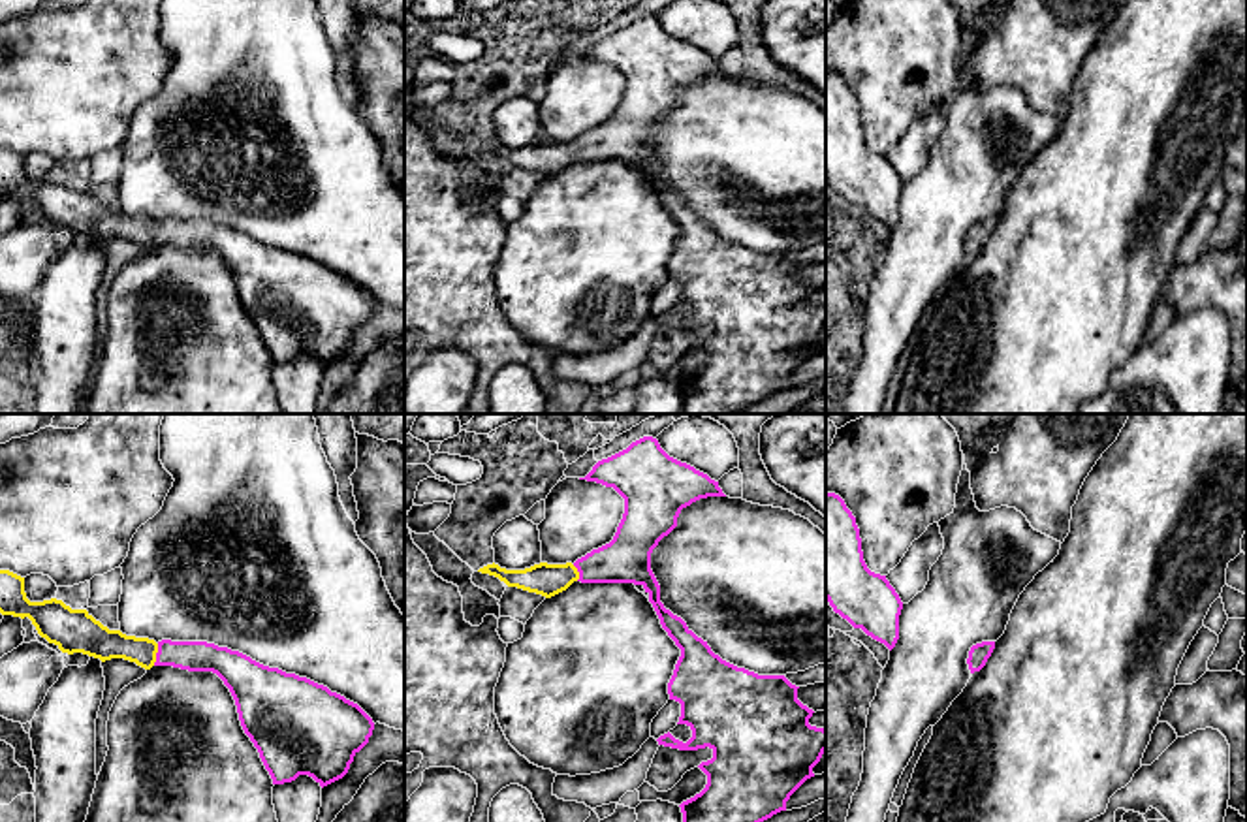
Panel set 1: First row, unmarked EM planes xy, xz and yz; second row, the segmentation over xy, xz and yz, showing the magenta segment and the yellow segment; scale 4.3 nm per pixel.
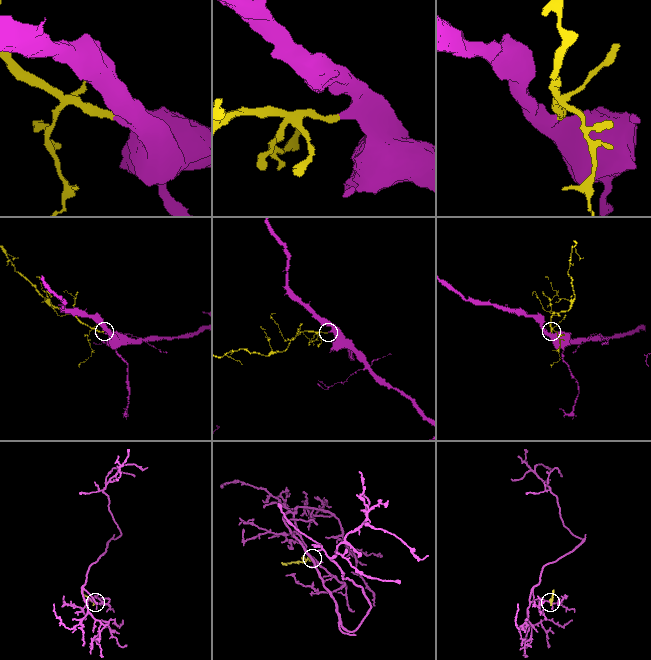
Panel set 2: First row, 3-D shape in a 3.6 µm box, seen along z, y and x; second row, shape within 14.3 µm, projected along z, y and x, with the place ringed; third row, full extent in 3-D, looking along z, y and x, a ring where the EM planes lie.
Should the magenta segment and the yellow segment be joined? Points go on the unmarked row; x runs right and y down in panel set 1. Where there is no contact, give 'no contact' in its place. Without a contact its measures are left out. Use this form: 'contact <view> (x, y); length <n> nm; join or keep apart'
contact xy (157, 234); length 100 nm; join

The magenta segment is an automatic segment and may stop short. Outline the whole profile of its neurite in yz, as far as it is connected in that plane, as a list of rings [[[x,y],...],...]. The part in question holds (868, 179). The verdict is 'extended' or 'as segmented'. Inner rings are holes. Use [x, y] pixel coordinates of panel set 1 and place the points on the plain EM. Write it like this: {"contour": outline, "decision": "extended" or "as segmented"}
{"contour": [[[826,71],[826,179],[854,207],[895,226],[903,181],[886,154],[867,147],[856,96],[835,71]]], "decision": "as segmented"}

